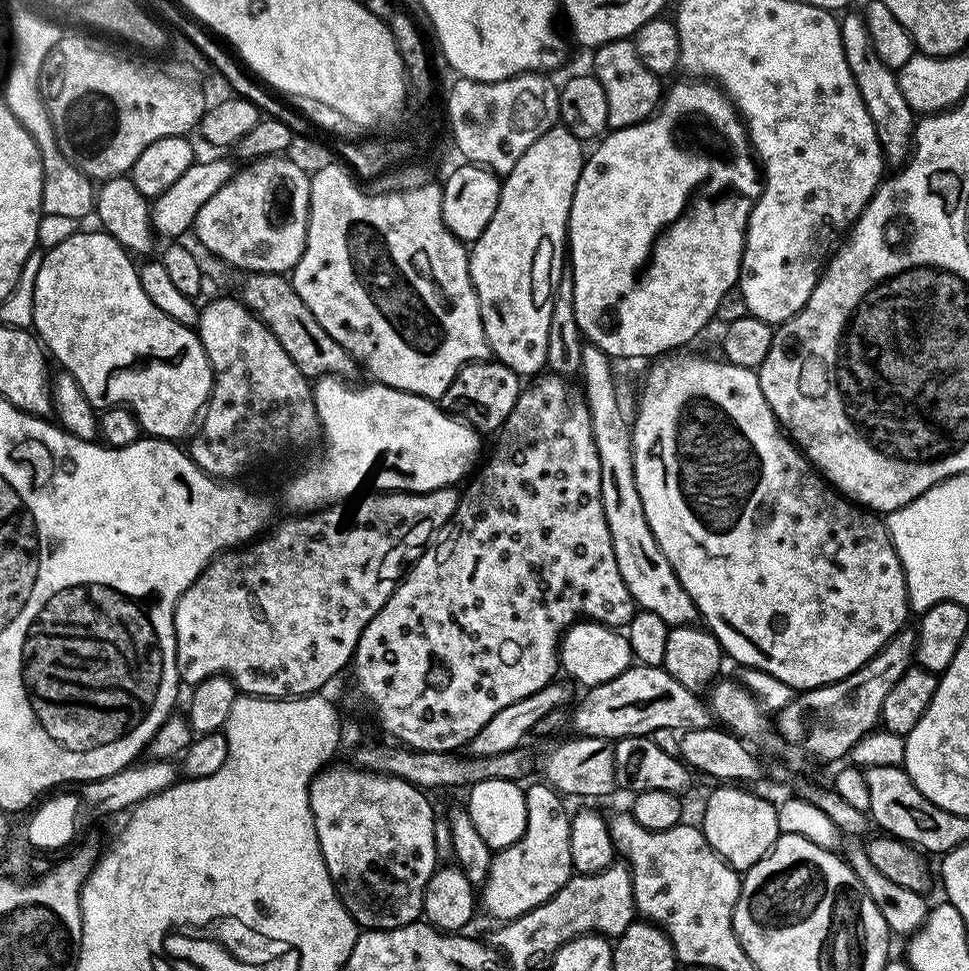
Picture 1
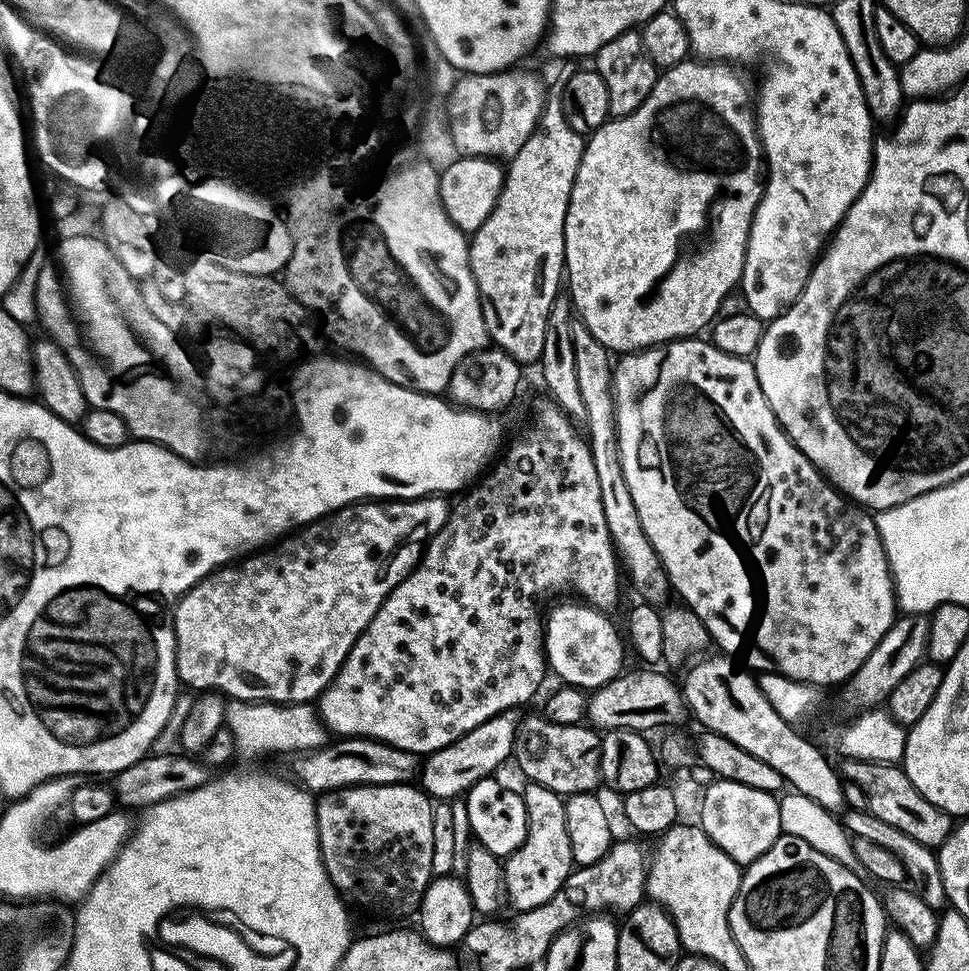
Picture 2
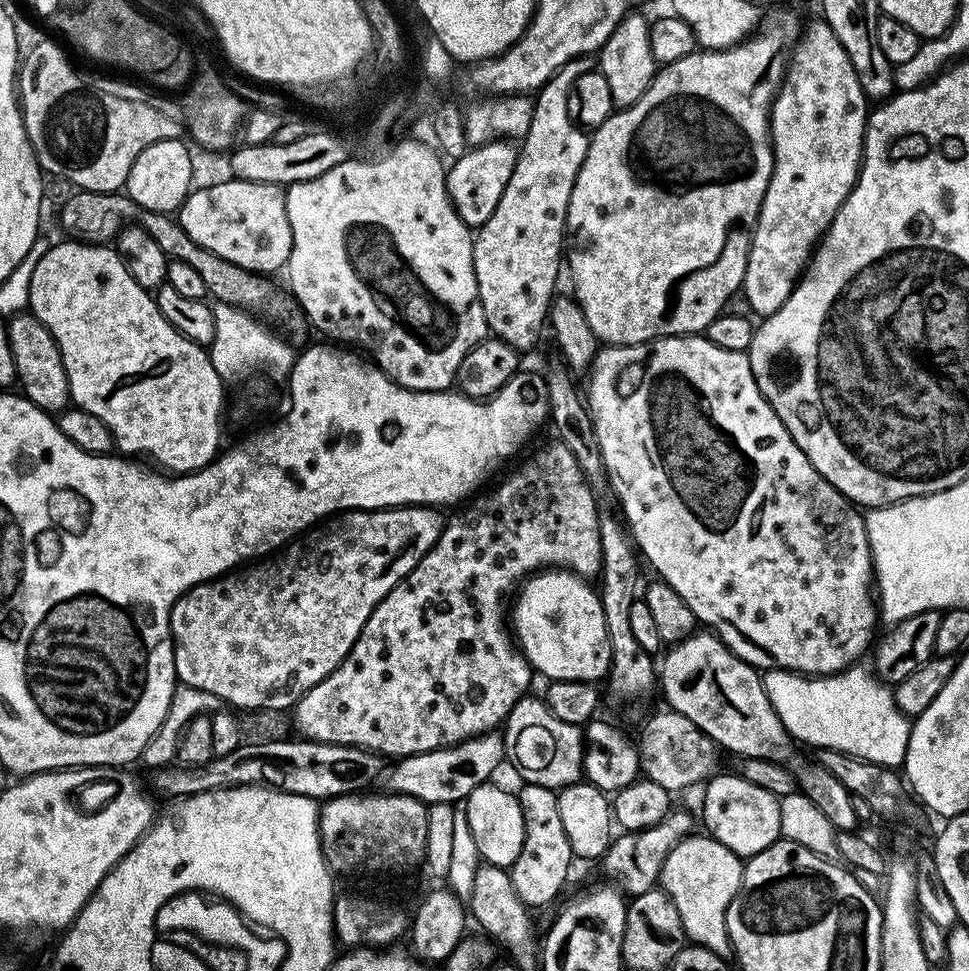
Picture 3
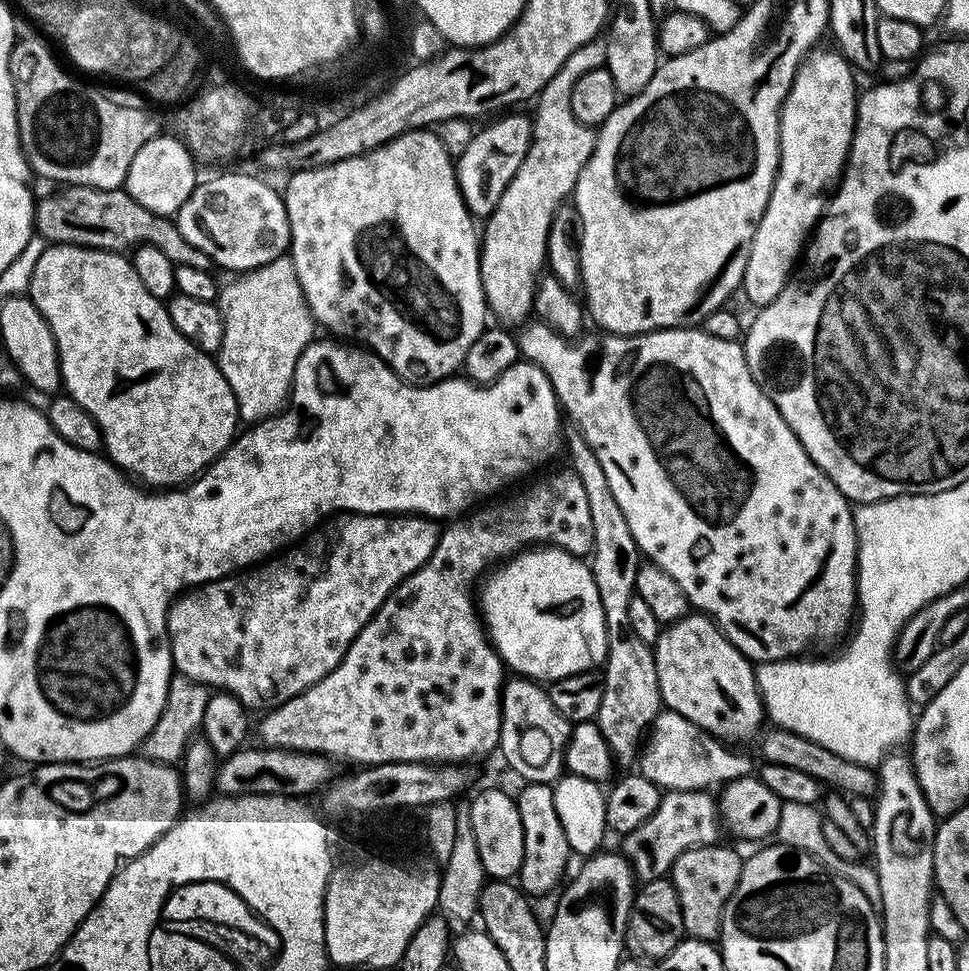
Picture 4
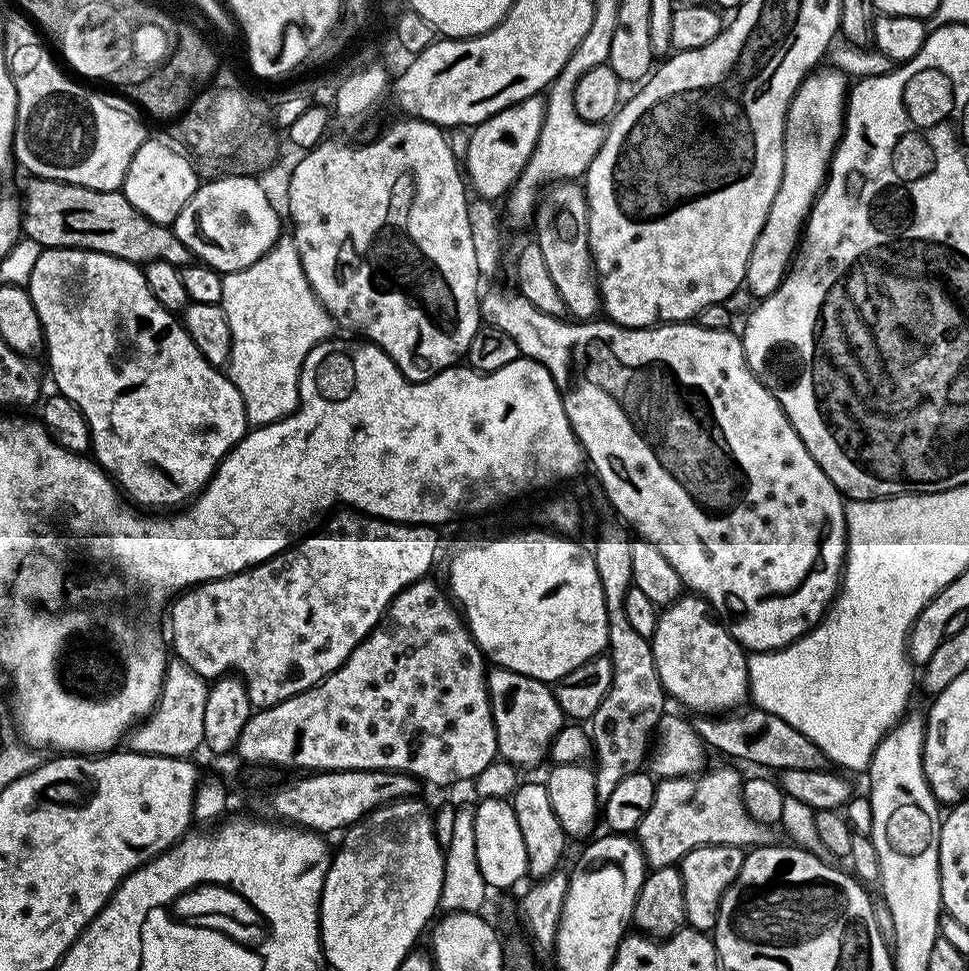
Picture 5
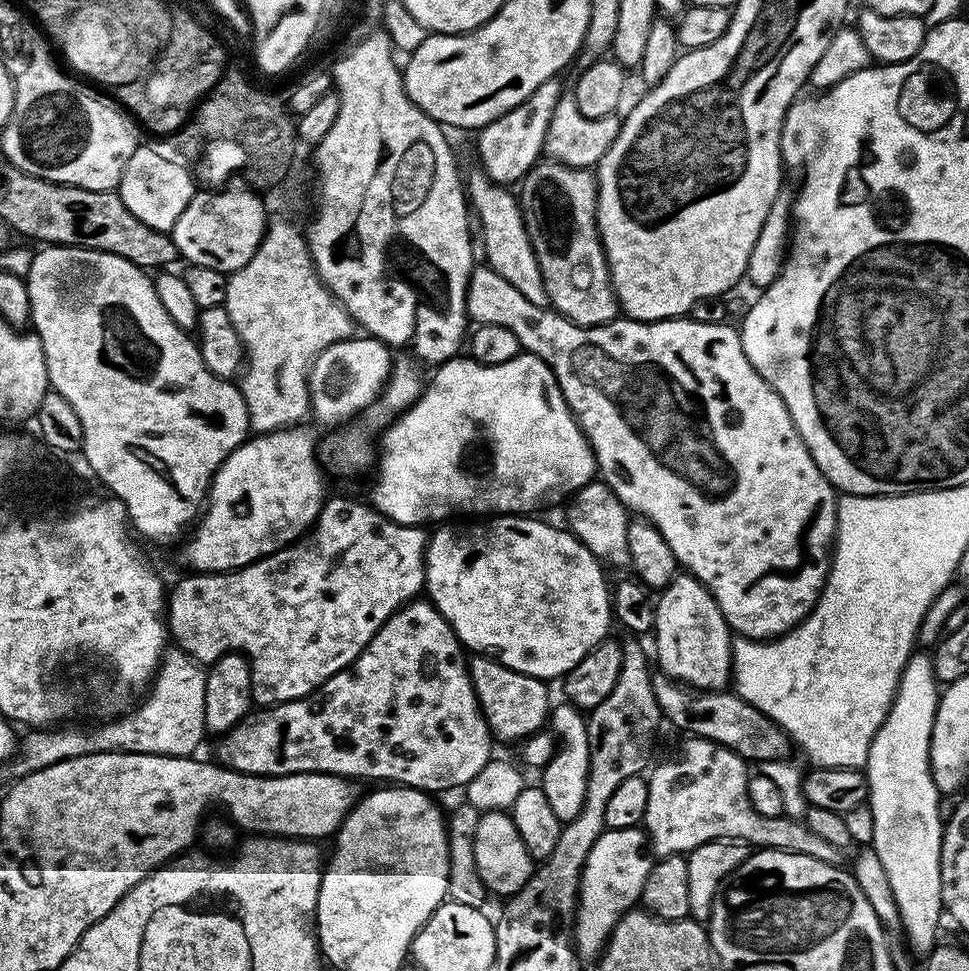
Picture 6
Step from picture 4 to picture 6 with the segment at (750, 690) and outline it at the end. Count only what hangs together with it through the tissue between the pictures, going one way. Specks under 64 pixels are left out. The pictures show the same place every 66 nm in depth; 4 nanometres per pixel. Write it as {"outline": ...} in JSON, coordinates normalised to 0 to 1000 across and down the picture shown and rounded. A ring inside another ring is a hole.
{"outline":[[[703,588],[687,605],[680,607],[675,621],[675,680],[679,688],[681,683],[680,691],[709,704],[711,709],[750,710],[755,700],[757,652],[733,608],[711,589]]]}

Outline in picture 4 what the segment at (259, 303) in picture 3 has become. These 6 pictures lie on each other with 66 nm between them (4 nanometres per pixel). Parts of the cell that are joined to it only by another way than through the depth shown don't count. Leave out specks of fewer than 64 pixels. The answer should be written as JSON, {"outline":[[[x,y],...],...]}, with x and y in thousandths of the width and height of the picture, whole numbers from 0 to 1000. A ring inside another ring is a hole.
{"outline":[[[73,191],[54,202],[42,203],[37,211],[36,236],[51,250],[79,251],[107,258],[129,258],[155,251],[175,266],[179,273],[194,273],[217,278],[219,269],[213,261],[198,253],[176,223],[159,220],[142,211],[126,194],[95,194]]]}

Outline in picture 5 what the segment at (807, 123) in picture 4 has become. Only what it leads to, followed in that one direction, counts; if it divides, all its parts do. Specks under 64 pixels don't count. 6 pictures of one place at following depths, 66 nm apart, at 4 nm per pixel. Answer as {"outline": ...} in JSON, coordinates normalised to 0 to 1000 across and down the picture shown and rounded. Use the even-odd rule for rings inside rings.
{"outline":[[[858,68],[850,69],[839,72],[830,79],[815,105],[813,119],[809,123],[807,187],[803,192],[803,200],[799,200],[795,220],[791,220],[786,241],[782,241],[778,257],[774,257],[774,270],[768,283],[768,292],[780,307],[799,303],[799,299],[803,299],[809,283],[813,281],[834,221],[838,219],[842,203],[846,201],[846,196],[854,184],[854,174],[863,147],[871,137],[873,100],[877,87],[876,83],[871,83],[872,75],[865,74]]]}

